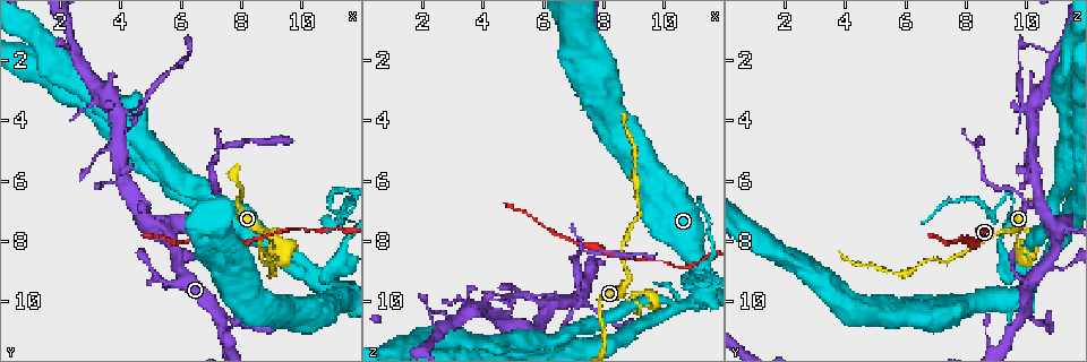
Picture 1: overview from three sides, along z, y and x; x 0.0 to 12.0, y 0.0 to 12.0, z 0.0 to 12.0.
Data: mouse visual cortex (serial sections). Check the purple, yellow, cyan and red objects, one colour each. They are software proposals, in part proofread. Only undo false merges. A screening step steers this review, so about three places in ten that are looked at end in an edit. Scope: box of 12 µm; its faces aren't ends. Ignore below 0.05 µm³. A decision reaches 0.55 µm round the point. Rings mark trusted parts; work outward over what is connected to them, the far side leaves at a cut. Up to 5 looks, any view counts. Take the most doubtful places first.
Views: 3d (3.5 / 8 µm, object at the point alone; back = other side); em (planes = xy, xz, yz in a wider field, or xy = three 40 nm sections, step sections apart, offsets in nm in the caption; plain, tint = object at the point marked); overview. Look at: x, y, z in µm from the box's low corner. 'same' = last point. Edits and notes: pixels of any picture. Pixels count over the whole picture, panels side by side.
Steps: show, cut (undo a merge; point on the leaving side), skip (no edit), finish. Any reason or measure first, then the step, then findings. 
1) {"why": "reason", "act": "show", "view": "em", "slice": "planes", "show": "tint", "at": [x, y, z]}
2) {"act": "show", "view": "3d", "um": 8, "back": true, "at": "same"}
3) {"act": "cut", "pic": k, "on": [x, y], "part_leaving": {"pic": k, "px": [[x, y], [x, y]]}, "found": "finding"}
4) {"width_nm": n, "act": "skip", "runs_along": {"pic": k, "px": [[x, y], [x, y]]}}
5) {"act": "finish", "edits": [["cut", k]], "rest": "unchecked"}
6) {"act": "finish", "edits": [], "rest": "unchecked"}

{"act": "show", "view": "3d", "um": 3.5, "at": [6.2, 7.8, 11.2]}

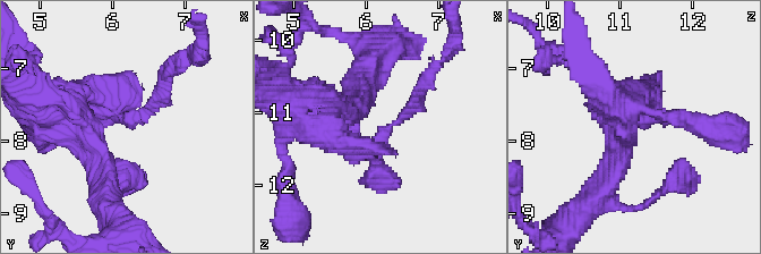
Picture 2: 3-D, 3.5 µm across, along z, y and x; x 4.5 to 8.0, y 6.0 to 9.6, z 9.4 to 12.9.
{"act": "show", "view": "em", "slice": "planes", "show": "tint", "at": [6.25, 7.75, 11.30]}

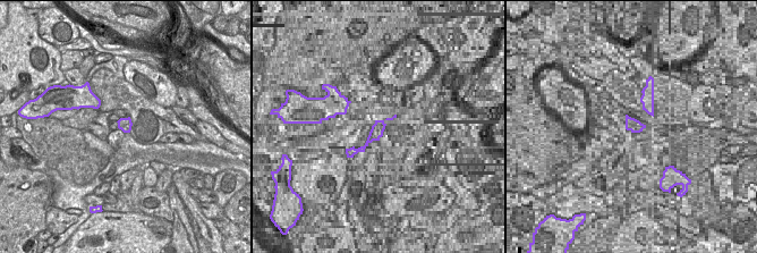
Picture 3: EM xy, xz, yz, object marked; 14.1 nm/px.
{"why": "another direction", "act": "show", "view": "em", "slice": "xy", "step": 1, "show": "tint", "at": "same"}

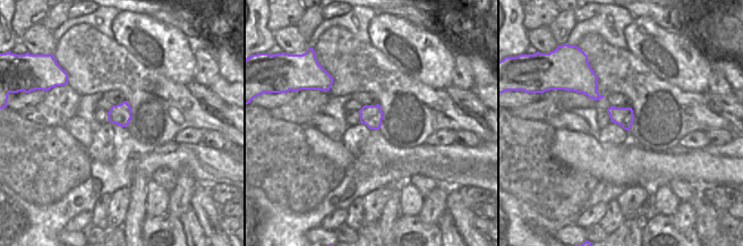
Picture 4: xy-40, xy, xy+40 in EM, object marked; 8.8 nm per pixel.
{"act": "cut", "pic": 2, "on": [403, 116], "part_leaving": {"pic": 2, "px": [[377, 140], [416, 104], [430, 73]]}, "found": "a second cell is stuck on"}

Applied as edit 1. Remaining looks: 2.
{"why": "branch point", "act": "show", "view": "3d", "um": 3.5, "at": [9.1, 7.9, 9.7]}

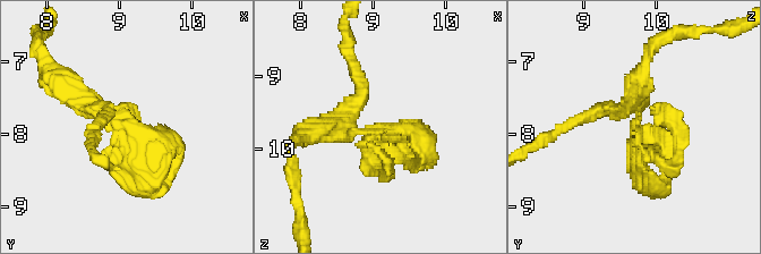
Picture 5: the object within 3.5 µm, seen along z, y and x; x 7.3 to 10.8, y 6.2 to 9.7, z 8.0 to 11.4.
{"act": "show", "view": "em", "slice": "planes", "show": "tint", "at": [9.10, 7.95, 9.75]}

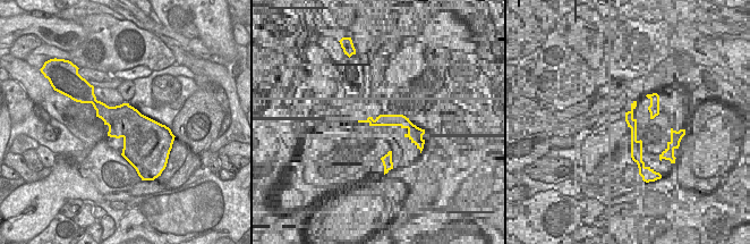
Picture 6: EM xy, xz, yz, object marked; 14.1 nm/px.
{"act": "cut", "pic": 5, "on": [652, 144], "found": "a second cell is stuck on"}

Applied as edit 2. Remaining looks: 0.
{"act": "finish", "edits": [["cut", 2], ["cut", 5]], "rest": "unchecked"}

